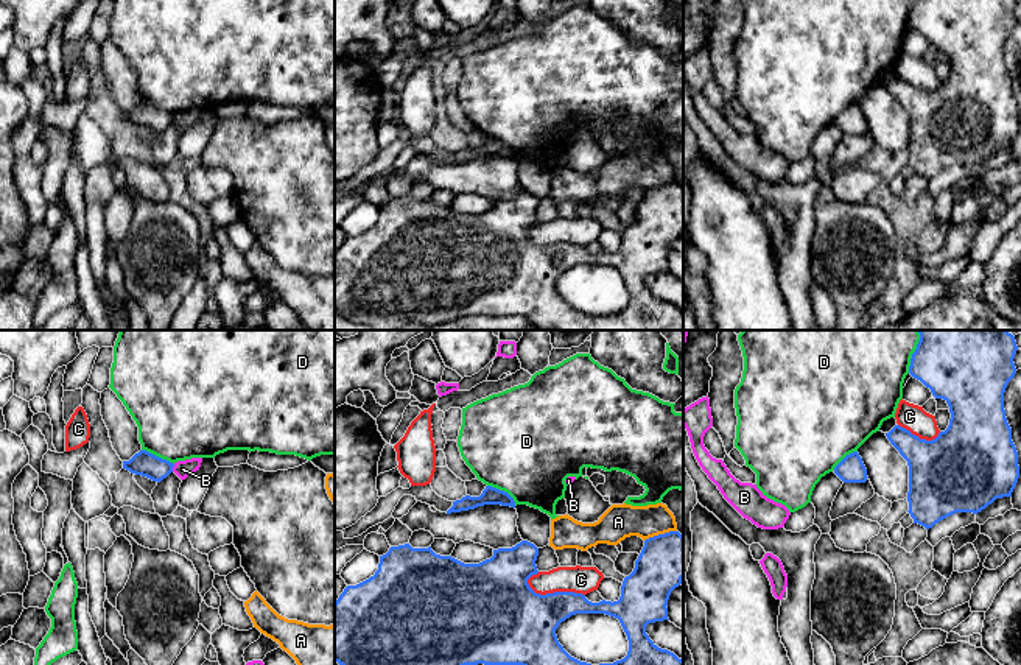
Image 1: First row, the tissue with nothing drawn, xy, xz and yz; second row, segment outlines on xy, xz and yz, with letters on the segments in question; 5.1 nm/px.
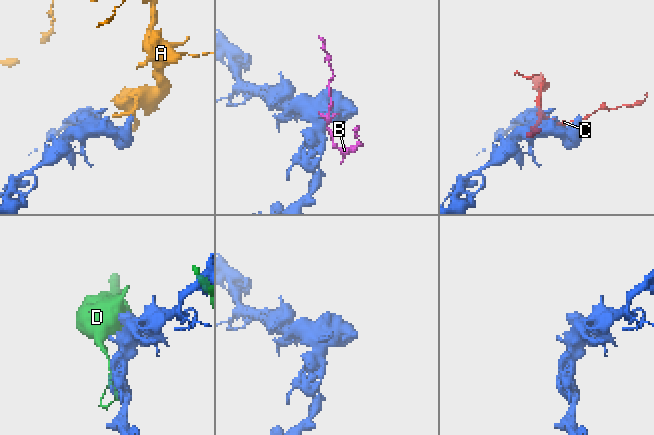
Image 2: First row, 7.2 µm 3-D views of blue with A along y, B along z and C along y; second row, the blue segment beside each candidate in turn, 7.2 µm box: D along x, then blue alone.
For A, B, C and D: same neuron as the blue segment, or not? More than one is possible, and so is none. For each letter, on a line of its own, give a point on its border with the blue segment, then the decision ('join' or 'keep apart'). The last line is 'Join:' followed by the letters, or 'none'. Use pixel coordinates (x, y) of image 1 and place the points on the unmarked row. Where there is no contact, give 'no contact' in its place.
A: meets blue in xz at (660, 186); keep apart
B: meets blue in xy at (173, 117); keep apart
C: meets blue in xz at (554, 243); keep apart
D: meets blue in xz at (503, 142); keep apart
Join: none

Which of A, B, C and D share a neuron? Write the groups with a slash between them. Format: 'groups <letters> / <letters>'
groups A / B / C / D

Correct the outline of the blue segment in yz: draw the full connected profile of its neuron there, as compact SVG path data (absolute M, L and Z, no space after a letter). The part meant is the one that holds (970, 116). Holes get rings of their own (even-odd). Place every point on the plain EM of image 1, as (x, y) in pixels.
M915 0L909 25L931 40L935 50L943 50L951 64L949 76L932 92L920 90L909 81L895 76L886 84L890 95L909 117L909 165L914 174L932 179L956 164L977 165L996 150L1012 148L1019 129L1018 103L1012 92L1012 79L1005 69L1004 44L1015 28L1013 14L1018 0Z

